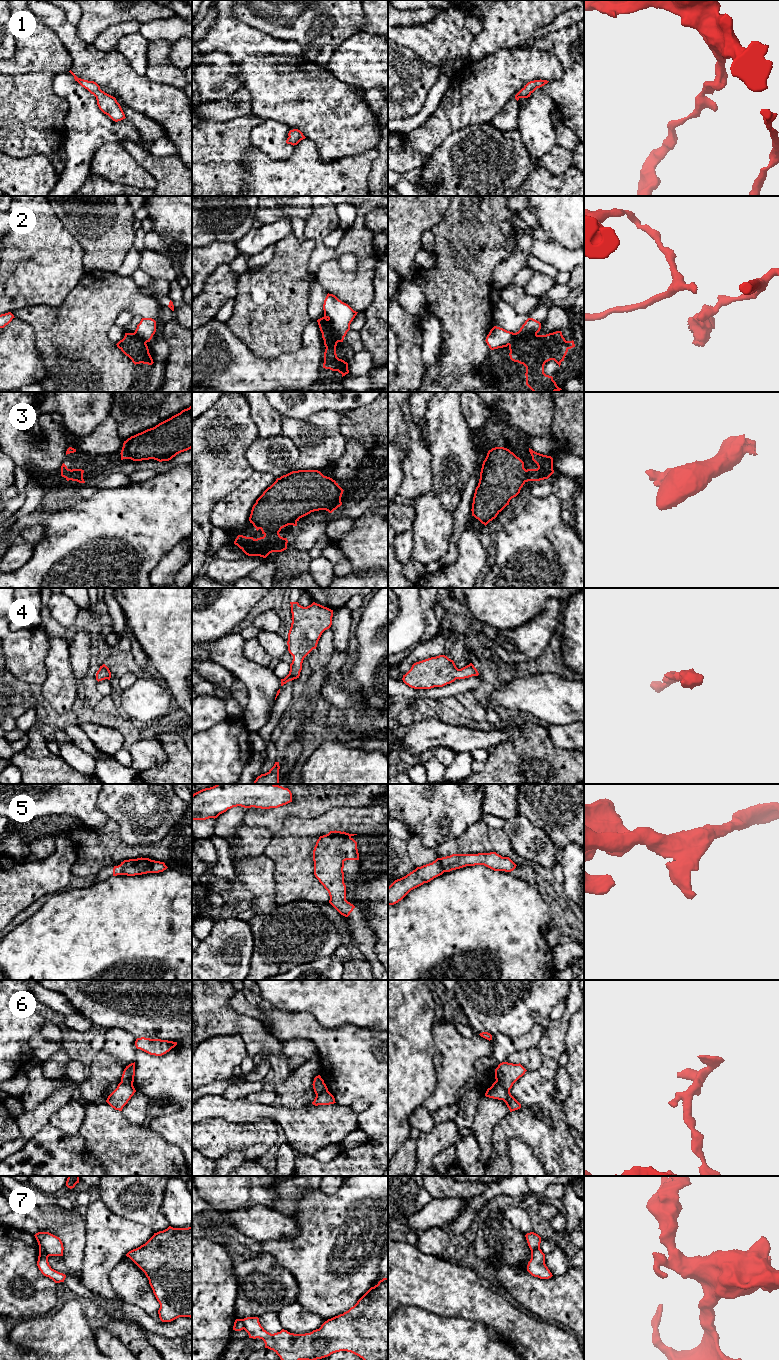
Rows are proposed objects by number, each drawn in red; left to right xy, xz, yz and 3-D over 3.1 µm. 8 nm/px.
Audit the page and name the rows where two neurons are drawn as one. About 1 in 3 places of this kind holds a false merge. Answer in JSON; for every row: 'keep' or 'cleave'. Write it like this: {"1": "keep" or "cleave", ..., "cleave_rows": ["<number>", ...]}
{"1": "keep", "2": "cleave", "3": "keep", "4": "keep", "5": "keep", "6": "cleave", "7": "cleave", "cleave_rows": ["2", "6", "7"]}

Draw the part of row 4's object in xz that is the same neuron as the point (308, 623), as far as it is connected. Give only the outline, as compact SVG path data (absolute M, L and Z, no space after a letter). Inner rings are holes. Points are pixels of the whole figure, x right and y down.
M290 602L292 623L288 633L288 651L293 656L289 674L281 686L299 678L304 658L316 649L322 633L332 625L333 610L313 602L307 607Z

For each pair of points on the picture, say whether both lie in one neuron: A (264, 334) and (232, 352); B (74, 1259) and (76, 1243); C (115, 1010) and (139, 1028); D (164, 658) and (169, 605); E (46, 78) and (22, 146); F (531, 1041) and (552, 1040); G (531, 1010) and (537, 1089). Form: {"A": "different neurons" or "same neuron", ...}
{"A": "different neurons", "B": "same neuron", "C": "same neuron", "D": "same neuron", "E": "same neuron", "F": "different neurons", "G": "different neurons"}

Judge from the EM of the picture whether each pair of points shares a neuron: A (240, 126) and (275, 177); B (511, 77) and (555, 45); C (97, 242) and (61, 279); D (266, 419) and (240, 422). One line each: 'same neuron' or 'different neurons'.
A: different neurons
B: different neurons
C: different neurons
D: different neurons

